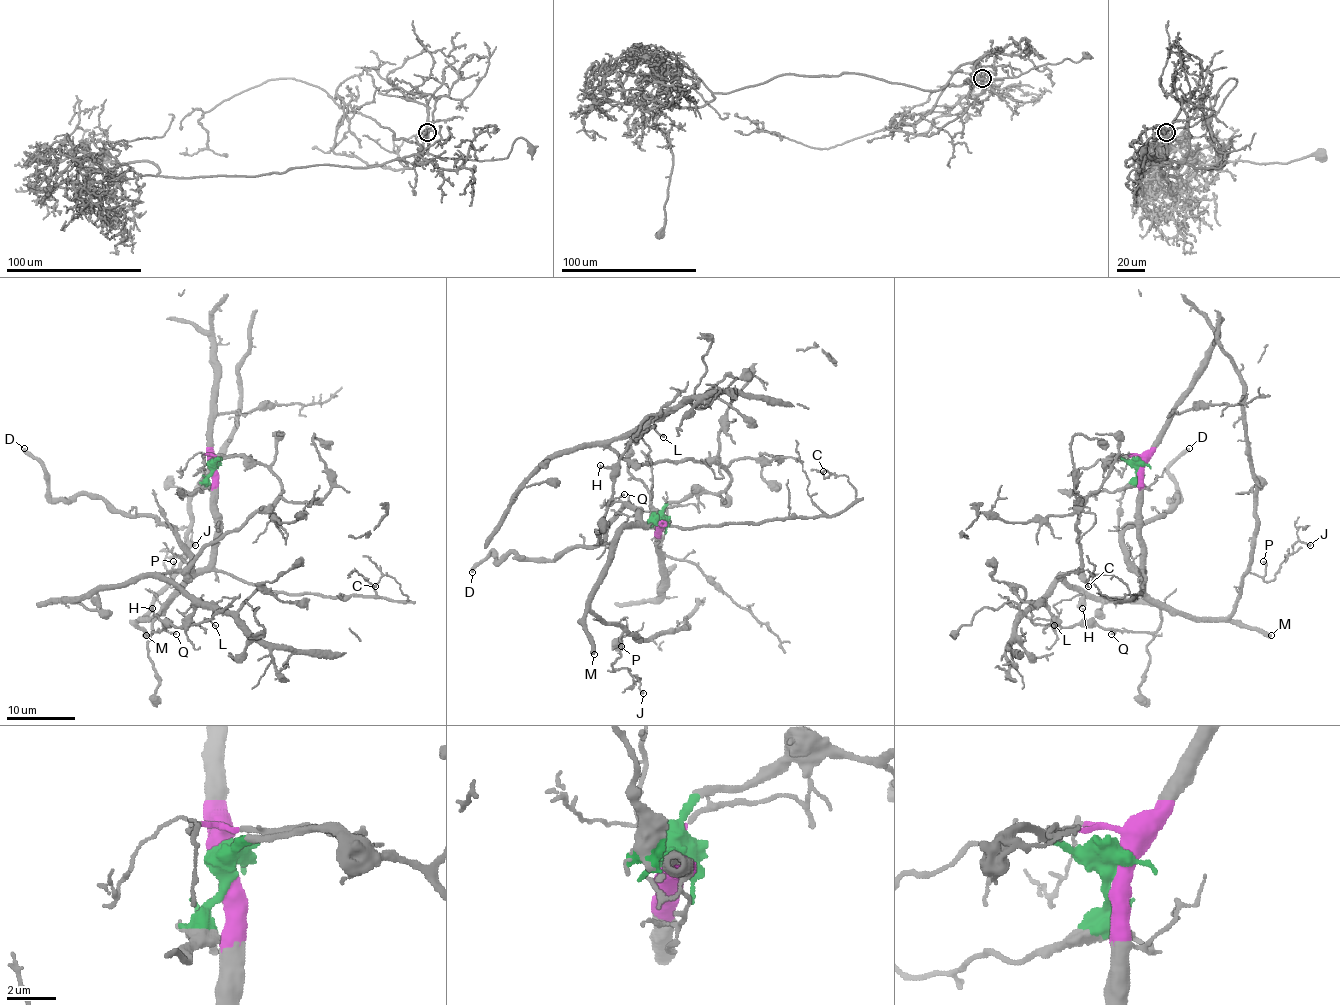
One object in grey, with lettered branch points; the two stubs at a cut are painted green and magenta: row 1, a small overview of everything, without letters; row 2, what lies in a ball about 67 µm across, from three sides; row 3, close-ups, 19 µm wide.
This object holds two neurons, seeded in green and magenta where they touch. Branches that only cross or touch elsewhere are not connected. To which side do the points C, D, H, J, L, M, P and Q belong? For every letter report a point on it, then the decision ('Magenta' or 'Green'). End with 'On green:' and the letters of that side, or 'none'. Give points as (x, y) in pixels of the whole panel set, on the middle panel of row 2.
C: Place: (823, 471). Magenta
D: Place: (472, 572). Magenta
H: Place: (600, 465). Magenta
J: Place: (643, 693). Magenta
L: Place: (663, 437). Magenta
M: Place: (594, 654). Magenta
P: Place: (621, 646). Magenta
Q: Place: (624, 494). Magenta
On green: none

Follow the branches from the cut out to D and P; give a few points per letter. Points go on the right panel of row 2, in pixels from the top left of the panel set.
D: (1140, 465), (1138, 571), (1122, 533), (1177, 501), (1177, 494), (1170, 501), (1177, 482), (1169, 468), (1189, 448)
P: (1140, 465), (1141, 590), (1150, 598), (1194, 617), (1227, 617), (1240, 581), (1249, 573), (1264, 576), (1263, 561)

